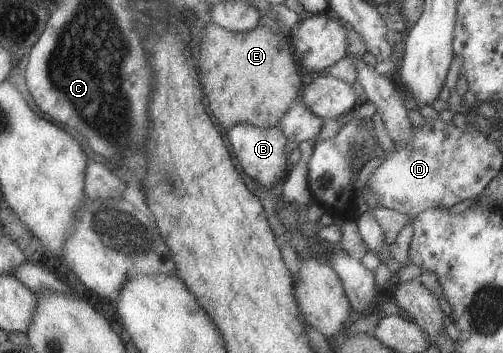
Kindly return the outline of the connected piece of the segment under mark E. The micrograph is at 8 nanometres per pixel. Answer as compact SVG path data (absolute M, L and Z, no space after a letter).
M213 22L206 24L203 38L199 42L199 58L203 62L198 60L197 68L203 72L199 72L198 79L203 84L201 90L207 108L219 126L225 130L231 128L233 124L250 124L259 128L278 126L281 116L300 97L298 88L301 84L301 72L293 57L289 39L279 32L271 32L261 24L249 32L229 32Z

